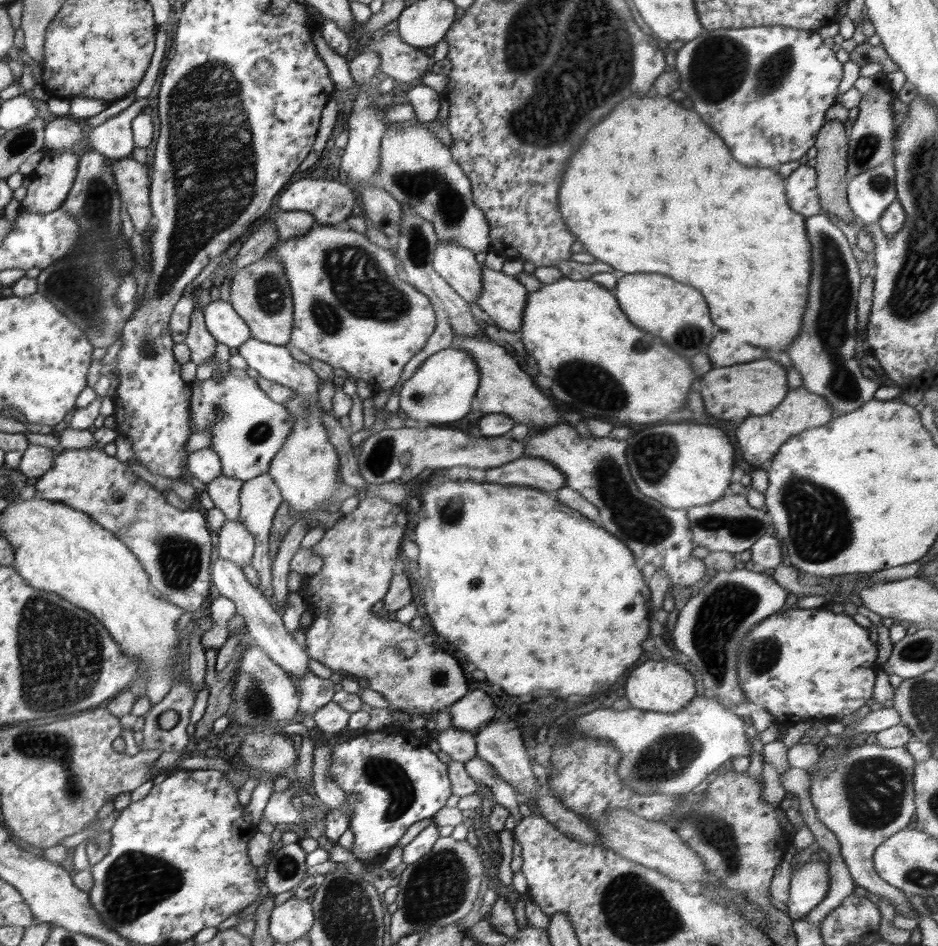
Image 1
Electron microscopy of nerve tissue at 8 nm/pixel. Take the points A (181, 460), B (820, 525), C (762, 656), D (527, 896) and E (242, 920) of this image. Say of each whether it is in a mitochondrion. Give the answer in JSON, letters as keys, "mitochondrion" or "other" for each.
{"A":"other","B":"mitochondrion","C":"mitochondrion","D":"other","E":"other"}

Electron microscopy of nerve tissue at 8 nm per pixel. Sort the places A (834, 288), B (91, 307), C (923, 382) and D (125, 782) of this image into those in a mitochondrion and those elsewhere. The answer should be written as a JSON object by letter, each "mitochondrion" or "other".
{"A":"mitochondrion","B":"mitochondrion","C":"other","D":"other"}

